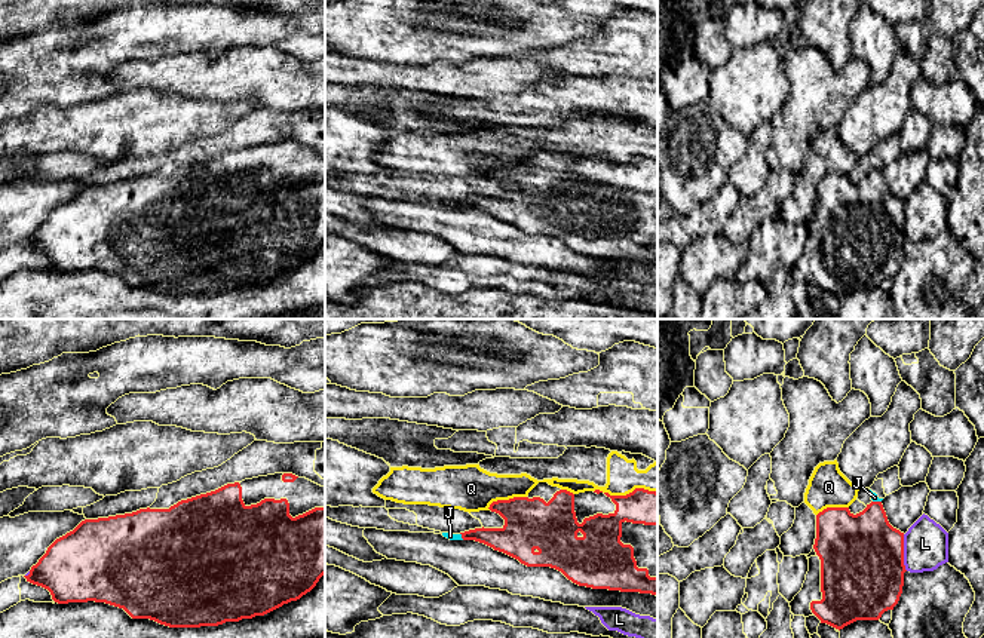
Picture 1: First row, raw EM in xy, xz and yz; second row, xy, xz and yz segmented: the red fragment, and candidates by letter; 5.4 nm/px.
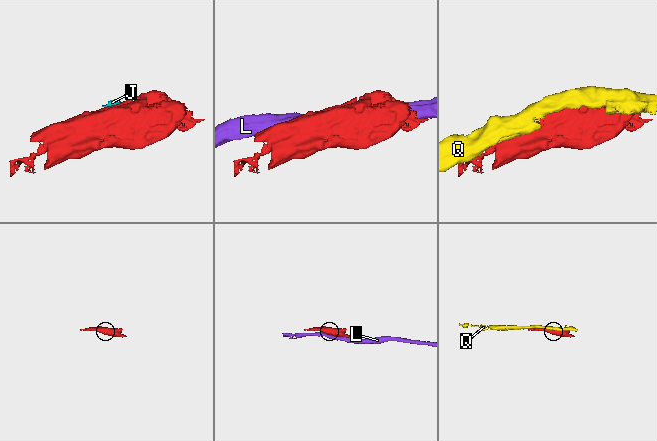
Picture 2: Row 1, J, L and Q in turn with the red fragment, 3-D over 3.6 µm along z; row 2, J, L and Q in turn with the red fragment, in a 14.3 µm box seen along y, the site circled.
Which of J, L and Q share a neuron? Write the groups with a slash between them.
J / L / Q

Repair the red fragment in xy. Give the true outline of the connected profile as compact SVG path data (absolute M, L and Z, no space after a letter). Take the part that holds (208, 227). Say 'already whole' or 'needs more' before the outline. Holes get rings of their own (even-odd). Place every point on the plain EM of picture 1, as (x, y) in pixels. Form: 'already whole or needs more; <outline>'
needs more; M275 141L227 151L215 159L181 168L169 177L140 177L132 181L98 187L85 187L73 199L56 206L31 234L27 249L47 257L58 272L105 270L123 276L132 286L150 286L169 295L218 294L264 283L283 272L300 267L310 260L325 242L325 154L292 141Z

